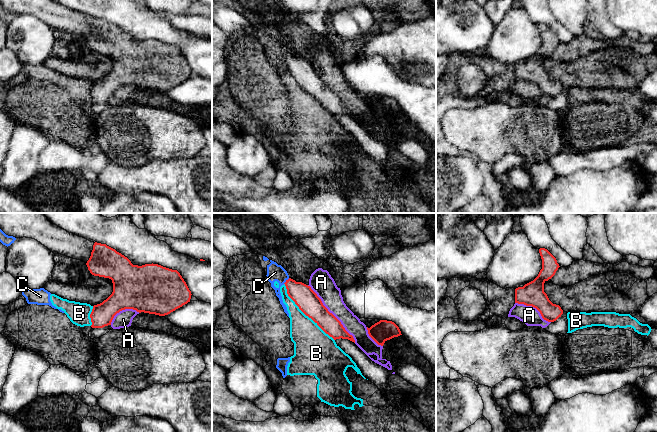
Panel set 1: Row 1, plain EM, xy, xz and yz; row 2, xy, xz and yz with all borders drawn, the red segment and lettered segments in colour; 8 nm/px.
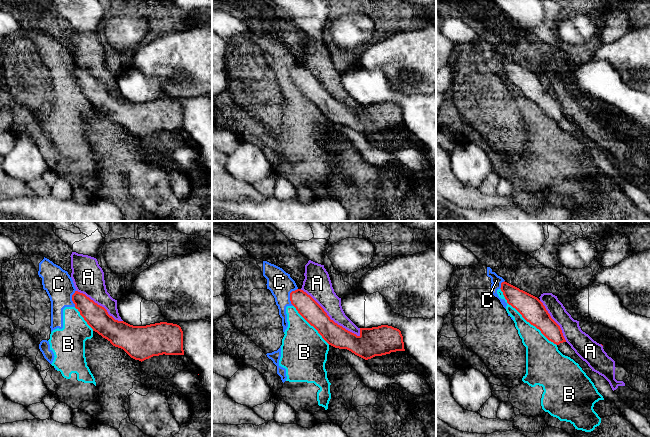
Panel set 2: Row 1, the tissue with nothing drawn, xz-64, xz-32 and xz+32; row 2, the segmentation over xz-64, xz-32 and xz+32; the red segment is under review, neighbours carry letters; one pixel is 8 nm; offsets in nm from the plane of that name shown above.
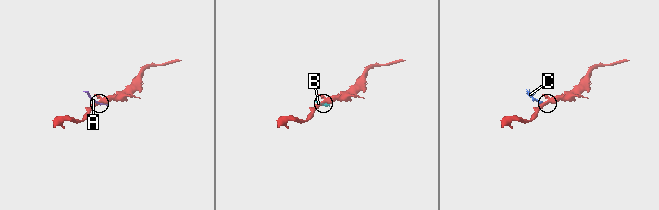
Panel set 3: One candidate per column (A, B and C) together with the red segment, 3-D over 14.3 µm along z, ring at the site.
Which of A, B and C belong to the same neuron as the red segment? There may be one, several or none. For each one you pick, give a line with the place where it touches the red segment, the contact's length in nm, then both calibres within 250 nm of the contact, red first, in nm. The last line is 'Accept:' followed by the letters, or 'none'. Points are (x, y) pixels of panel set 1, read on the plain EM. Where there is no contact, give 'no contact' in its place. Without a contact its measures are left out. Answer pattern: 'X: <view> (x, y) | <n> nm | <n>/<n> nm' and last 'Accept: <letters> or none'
Accept: none

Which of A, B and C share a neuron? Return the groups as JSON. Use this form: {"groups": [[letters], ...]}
{"groups": [["A"], ["B", "C"]]}

